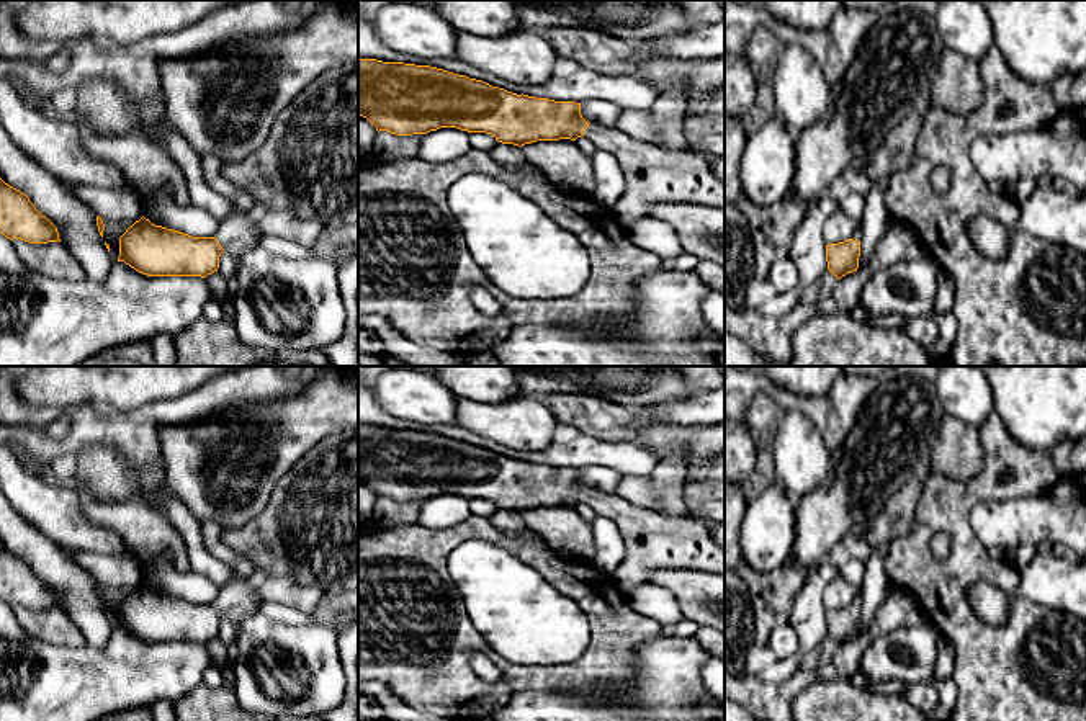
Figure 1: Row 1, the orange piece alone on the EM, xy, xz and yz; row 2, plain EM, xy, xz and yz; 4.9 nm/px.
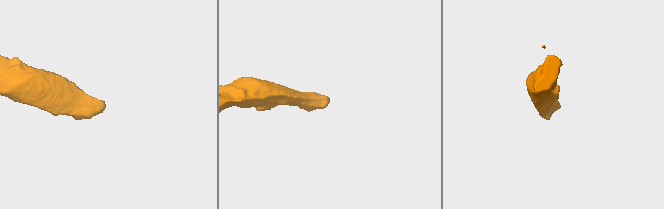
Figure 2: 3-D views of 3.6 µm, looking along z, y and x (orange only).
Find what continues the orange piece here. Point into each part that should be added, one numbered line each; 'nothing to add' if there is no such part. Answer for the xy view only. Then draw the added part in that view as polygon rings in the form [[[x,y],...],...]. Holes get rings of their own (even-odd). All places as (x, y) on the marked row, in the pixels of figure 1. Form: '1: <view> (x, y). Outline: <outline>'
1: xy (236, 234). Outline: [[[237,214],[221,221],[216,239],[226,253],[237,258],[242,252],[260,247],[262,234],[257,221]]]

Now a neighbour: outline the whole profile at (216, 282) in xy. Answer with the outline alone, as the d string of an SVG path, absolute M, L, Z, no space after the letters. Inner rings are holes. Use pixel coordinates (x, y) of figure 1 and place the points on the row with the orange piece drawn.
M219 271L208 275L206 283L209 284L214 301L222 306L227 301L226 280Z

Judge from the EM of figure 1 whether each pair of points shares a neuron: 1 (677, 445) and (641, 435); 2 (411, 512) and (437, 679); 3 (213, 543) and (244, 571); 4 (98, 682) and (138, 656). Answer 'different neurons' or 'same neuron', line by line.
1: same neuron
2: different neurons
3: same neuron
4: same neuron

